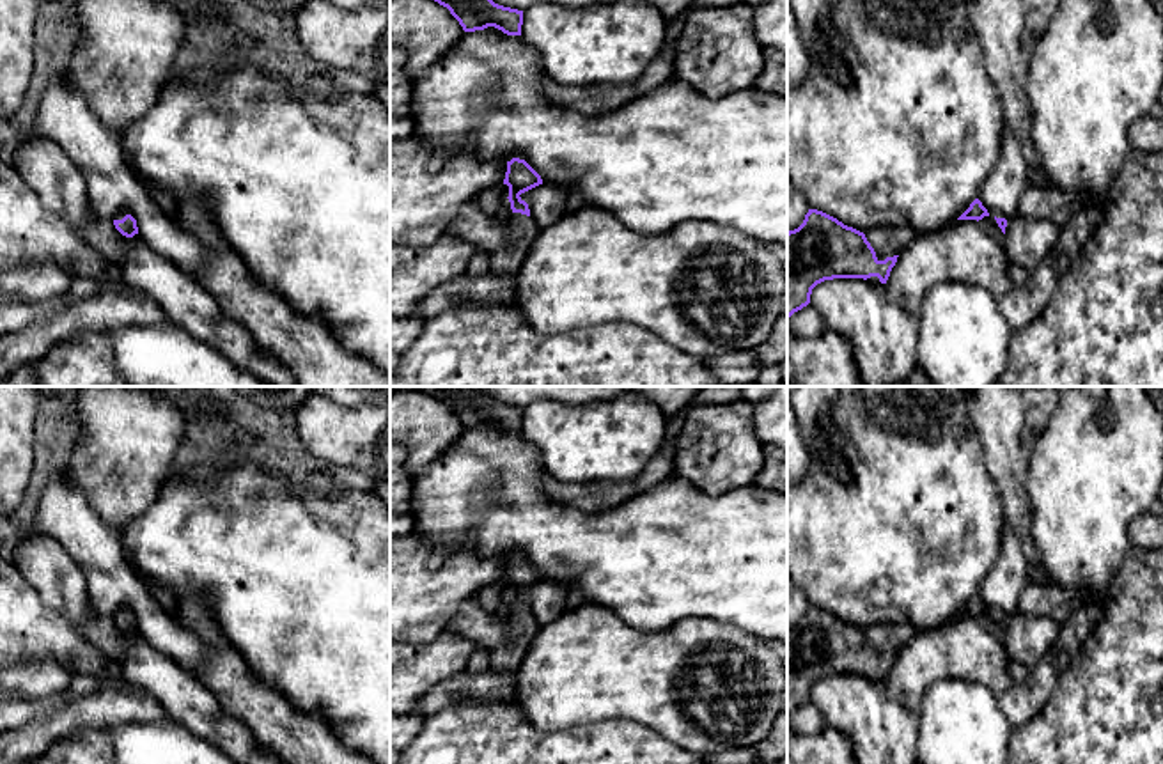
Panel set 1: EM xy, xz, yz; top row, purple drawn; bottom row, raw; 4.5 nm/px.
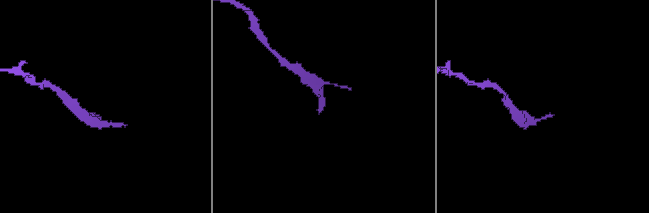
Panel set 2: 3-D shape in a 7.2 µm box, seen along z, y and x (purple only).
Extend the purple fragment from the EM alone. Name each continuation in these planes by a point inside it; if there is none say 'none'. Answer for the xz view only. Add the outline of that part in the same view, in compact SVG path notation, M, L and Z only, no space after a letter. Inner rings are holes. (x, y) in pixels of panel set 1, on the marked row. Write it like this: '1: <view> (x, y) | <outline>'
1: xz (522, 231) | M512 213L507 225L505 245L489 252L491 264L489 273L493 275L516 275L525 262L525 255L539 236L541 227L534 216Z

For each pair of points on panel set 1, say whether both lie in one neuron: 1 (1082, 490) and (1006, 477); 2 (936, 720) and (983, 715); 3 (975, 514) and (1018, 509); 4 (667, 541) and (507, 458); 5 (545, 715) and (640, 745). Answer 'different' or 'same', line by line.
1: different
2: same
3: different
4: same
5: different

